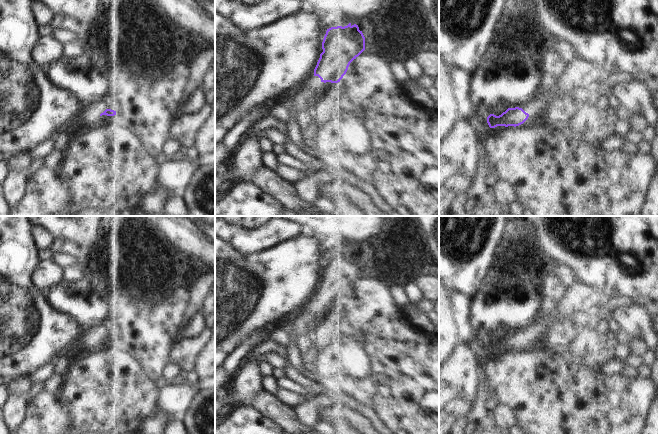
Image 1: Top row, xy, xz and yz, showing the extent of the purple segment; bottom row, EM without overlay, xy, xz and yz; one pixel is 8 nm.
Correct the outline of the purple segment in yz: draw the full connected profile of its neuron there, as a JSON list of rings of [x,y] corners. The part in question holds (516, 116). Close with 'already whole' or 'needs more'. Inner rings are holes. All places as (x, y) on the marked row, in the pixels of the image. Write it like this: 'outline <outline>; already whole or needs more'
outline [[[547,87],[546,91],[542,95],[542,101],[544,105],[548,108],[547,110],[542,108],[534,108],[529,114],[526,113],[522,108],[508,108],[501,115],[496,116],[494,114],[490,114],[487,117],[487,123],[490,128],[495,128],[497,126],[519,126],[523,124],[529,117],[533,119],[543,119],[544,117],[548,117],[550,101],[553,99],[553,95],[550,92],[550,89]]]; needs more

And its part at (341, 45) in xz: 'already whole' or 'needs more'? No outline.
needs more

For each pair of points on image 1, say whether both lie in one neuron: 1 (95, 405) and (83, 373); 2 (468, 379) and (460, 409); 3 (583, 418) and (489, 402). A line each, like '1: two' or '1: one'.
1: one
2: one
3: two

